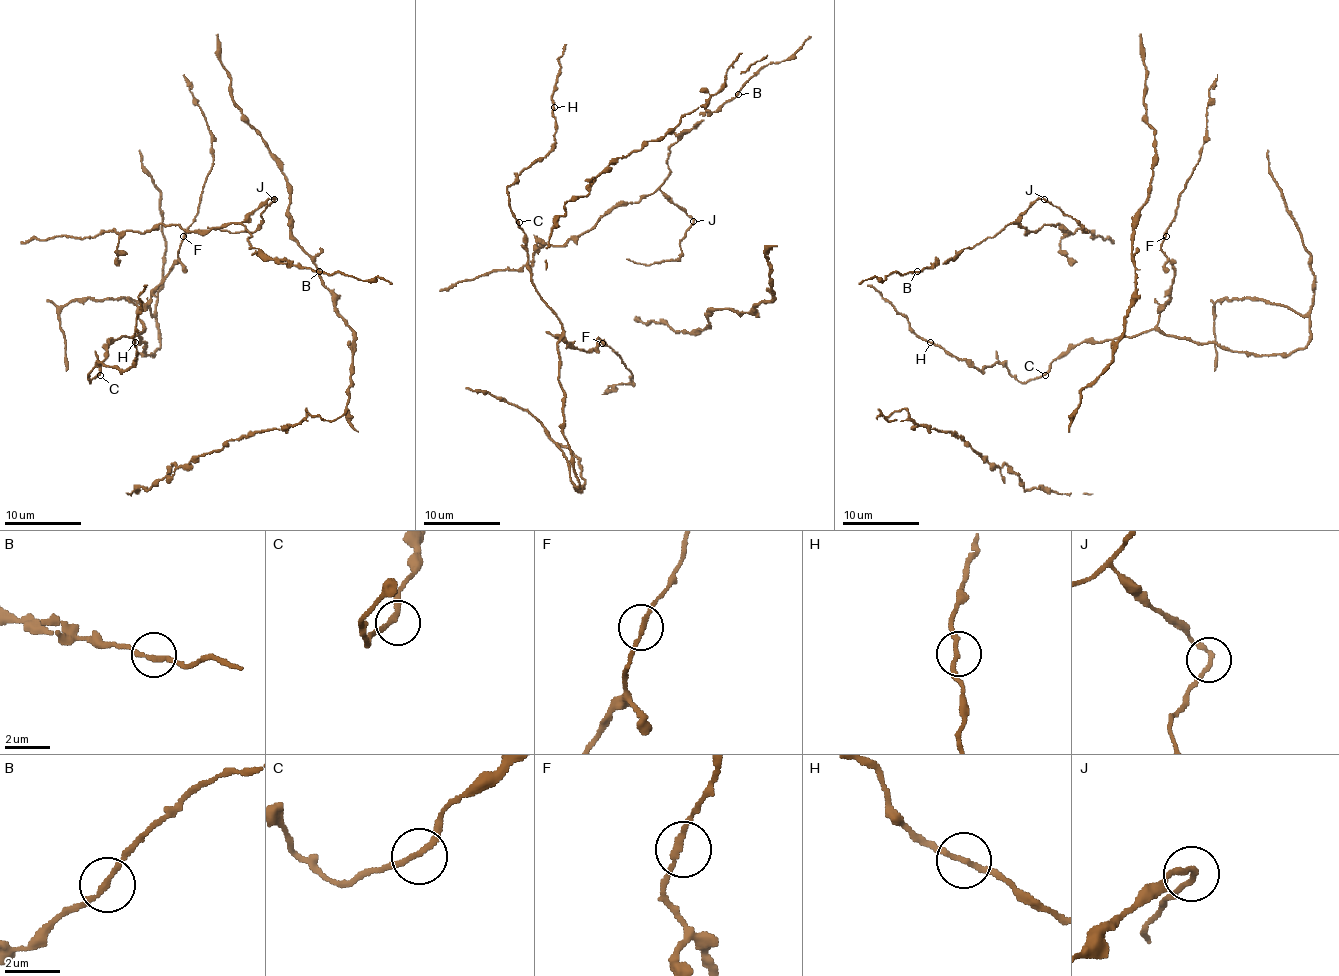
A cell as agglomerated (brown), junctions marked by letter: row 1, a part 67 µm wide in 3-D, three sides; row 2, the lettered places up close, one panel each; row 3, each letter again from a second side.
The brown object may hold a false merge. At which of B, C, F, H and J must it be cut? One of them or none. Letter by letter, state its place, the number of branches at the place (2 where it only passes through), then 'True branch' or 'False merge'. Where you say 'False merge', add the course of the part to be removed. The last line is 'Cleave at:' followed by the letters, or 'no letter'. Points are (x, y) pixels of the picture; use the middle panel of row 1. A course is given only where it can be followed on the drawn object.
B: Place: (738, 94). Branches: 2. True branch
C: Place: (519, 222). Branches: 2. True branch
F: Place: (602, 343). Branches: 2. True branch
H: Place: (554, 107). Branches: 2. True branch
J: Place: (693, 221). Branches: 2. False merge. Course of the part to remove: (693, 222), (680, 243), (682, 254), (672, 260), (647, 264), (625, 258)
Cleave at: J

